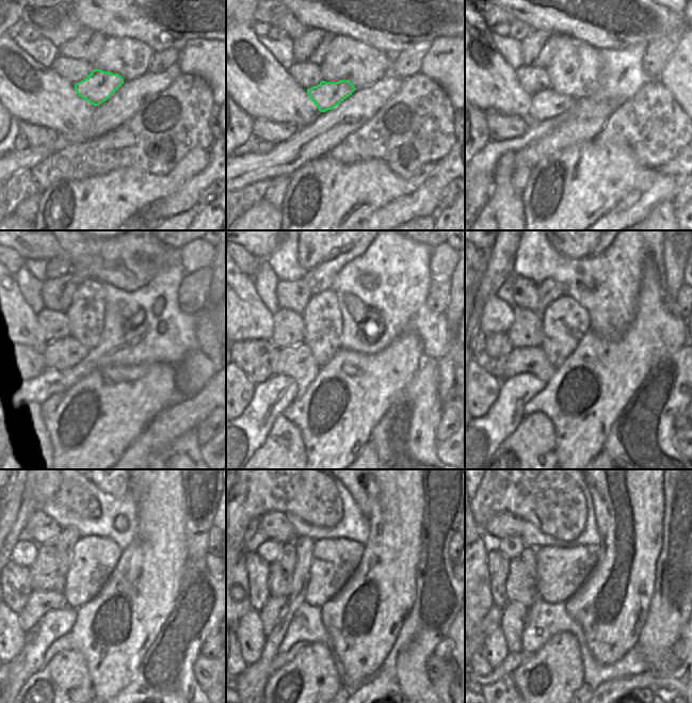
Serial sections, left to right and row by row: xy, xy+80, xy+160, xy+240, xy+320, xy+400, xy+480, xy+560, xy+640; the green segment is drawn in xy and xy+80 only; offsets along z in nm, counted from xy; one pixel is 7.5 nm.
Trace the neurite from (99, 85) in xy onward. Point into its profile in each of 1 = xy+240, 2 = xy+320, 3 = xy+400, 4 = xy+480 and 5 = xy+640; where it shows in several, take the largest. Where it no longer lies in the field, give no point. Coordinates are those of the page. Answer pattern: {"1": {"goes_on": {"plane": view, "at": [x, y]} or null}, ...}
{"1": {"goes_on": {"plane": "xy+240", "at": [64, 353]}}, "2": {"goes_on": {"plane": "xy+320", "at": [298, 362]}}, "3": {"goes_on": {"plane": "xy+400", "at": [532, 360]}}, "4": {"goes_on": {"plane": "xy+480", "at": [41, 602]}}, "5": {"goes_on": {"plane": "xy+640", "at": [514, 616]}}}

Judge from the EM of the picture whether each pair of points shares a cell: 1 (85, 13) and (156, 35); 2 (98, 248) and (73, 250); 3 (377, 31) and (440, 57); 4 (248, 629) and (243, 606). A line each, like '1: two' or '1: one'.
1: one
2: one
3: two
4: two

